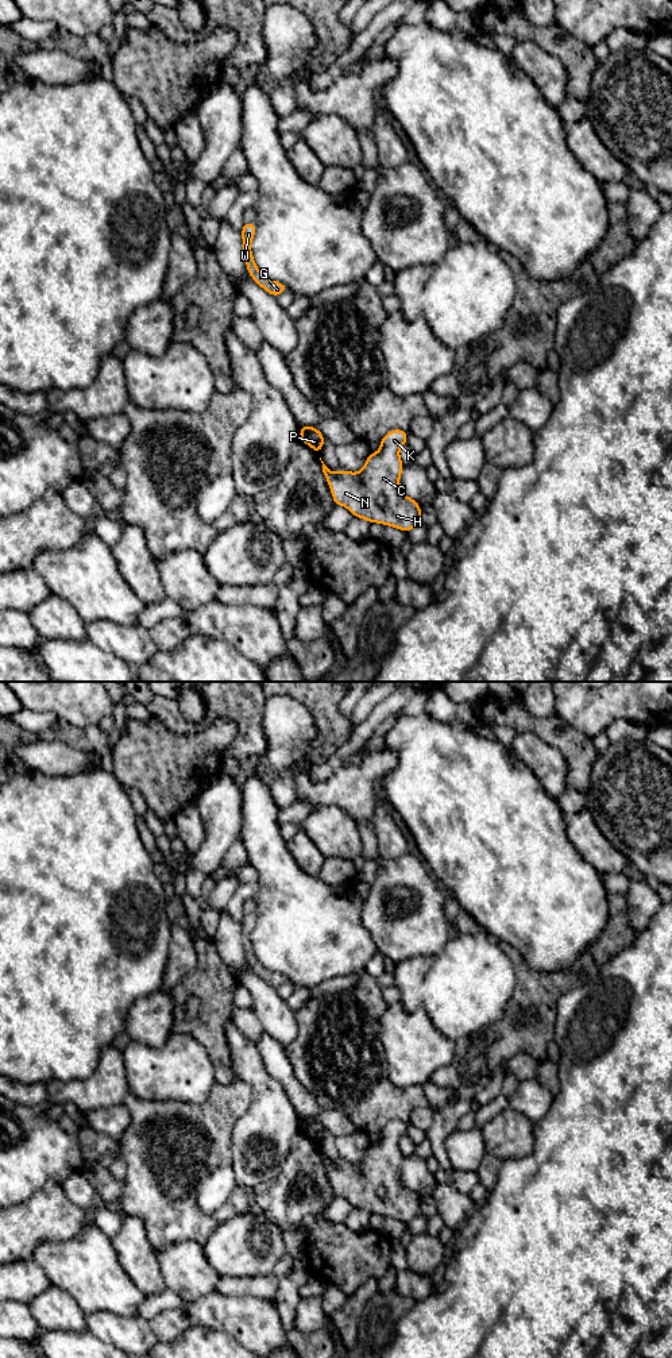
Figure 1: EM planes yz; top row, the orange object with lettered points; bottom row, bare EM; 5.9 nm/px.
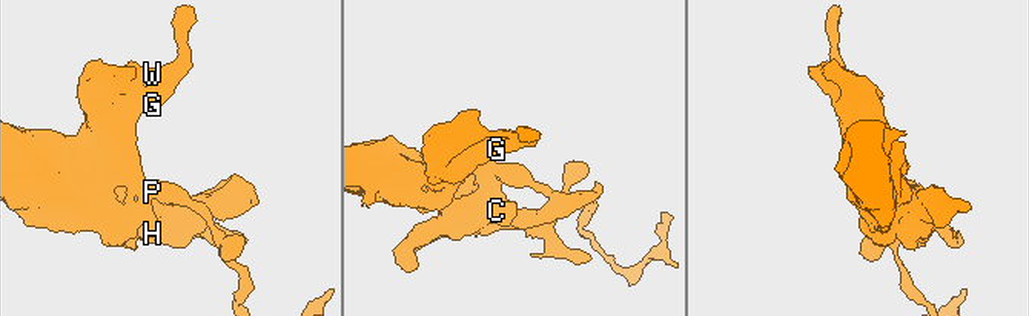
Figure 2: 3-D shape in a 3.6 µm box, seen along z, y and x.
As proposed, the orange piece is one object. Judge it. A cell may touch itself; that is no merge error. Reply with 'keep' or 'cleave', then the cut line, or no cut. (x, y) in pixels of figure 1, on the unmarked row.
cleave | yz (300, 1127), (304, 1133)

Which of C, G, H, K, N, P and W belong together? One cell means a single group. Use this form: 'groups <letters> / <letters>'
groups C G H K N W / P

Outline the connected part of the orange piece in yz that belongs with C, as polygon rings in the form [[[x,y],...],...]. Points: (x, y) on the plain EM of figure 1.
[[[391,1120],[379,1135],[381,1139],[368,1146],[359,1164],[340,1160],[340,1164],[335,1165],[321,1151],[323,1164],[331,1180],[333,1196],[347,1199],[354,1208],[367,1211],[370,1215],[390,1216],[409,1224],[421,1211],[421,1197],[417,1192],[409,1189],[399,1177],[399,1169],[405,1158],[399,1149],[399,1141],[403,1135],[408,1135],[408,1123]]]

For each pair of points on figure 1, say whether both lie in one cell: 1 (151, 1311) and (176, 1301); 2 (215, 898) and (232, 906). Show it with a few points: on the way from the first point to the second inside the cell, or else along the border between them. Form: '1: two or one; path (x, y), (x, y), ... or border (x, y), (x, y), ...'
1: one; path (157, 1306), (162, 1301), (170, 1301)
2: two; border (248, 882), (243, 882), (236, 888), (223, 911)

